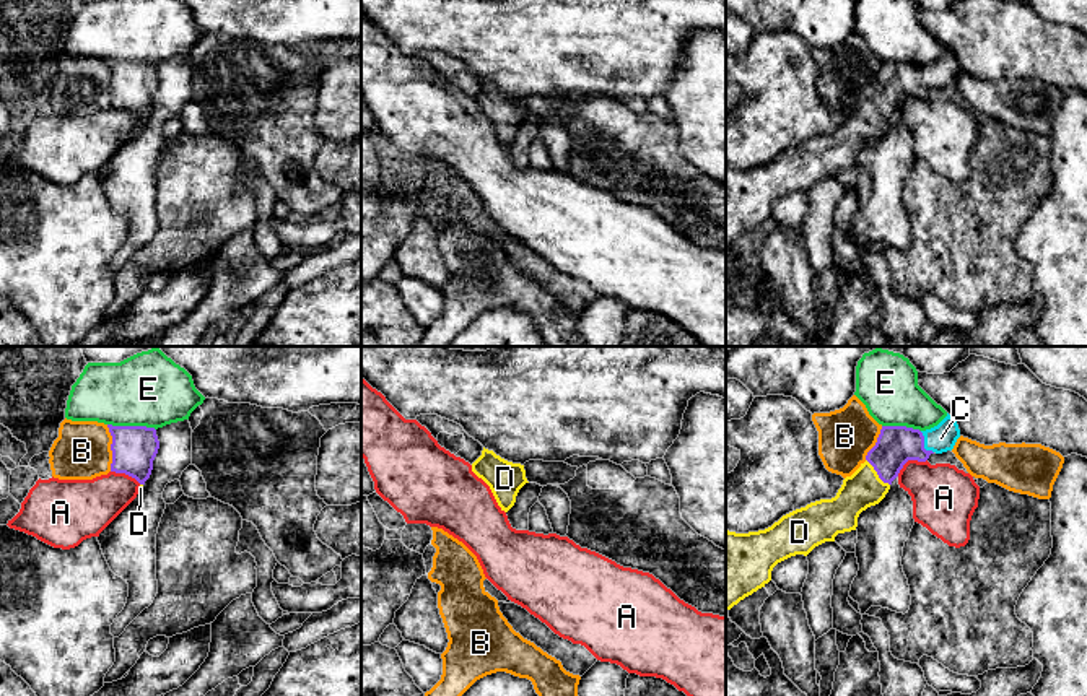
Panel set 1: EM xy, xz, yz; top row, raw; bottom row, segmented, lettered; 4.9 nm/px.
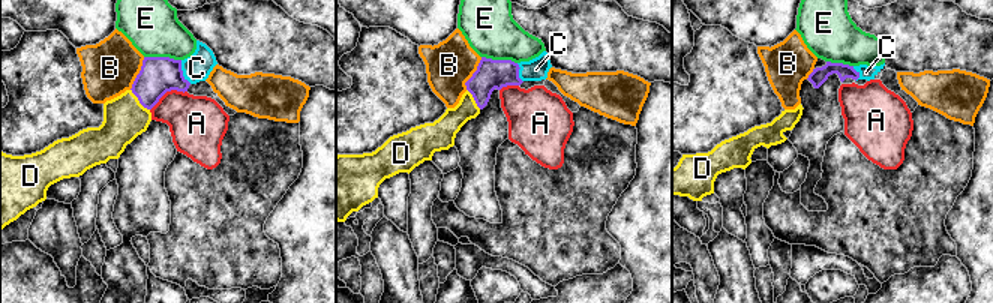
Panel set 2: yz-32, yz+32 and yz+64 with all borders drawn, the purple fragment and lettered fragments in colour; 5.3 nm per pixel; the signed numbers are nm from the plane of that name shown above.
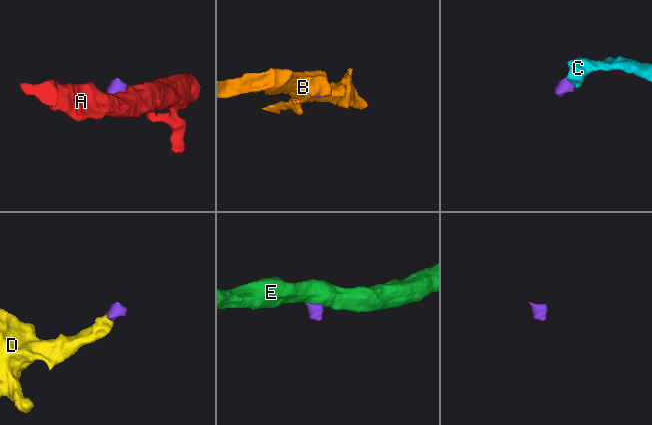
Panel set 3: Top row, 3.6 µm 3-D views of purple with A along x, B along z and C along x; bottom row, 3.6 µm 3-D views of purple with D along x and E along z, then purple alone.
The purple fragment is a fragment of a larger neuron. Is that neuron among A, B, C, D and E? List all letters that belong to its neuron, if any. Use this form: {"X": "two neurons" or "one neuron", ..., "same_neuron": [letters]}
{"A": "two neurons", "B": "two neurons", "C": "one neuron", "D": "one neuron", "E": "two neurons", "same_neuron": ["C", "D"]}

